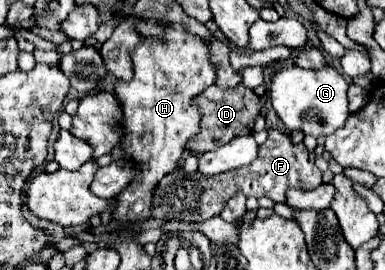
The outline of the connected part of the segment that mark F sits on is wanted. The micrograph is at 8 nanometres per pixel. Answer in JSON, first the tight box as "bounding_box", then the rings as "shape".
{"bounding_box":[153,128,321,222],"shape":[[[277,128],[269,130],[269,136],[265,144],[259,146],[259,156],[253,164],[245,168],[237,168],[225,174],[215,176],[203,176],[201,172],[195,172],[193,176],[185,176],[183,170],[175,170],[173,174],[165,176],[157,190],[155,190],[155,204],[153,204],[153,218],[173,218],[179,220],[181,214],[189,216],[191,222],[203,222],[207,218],[213,218],[221,212],[225,202],[237,194],[243,192],[245,196],[267,196],[273,202],[285,202],[285,190],[287,188],[307,188],[313,190],[321,184],[321,170],[309,162],[307,148],[303,144],[293,144],[289,134],[279,132]]]}

